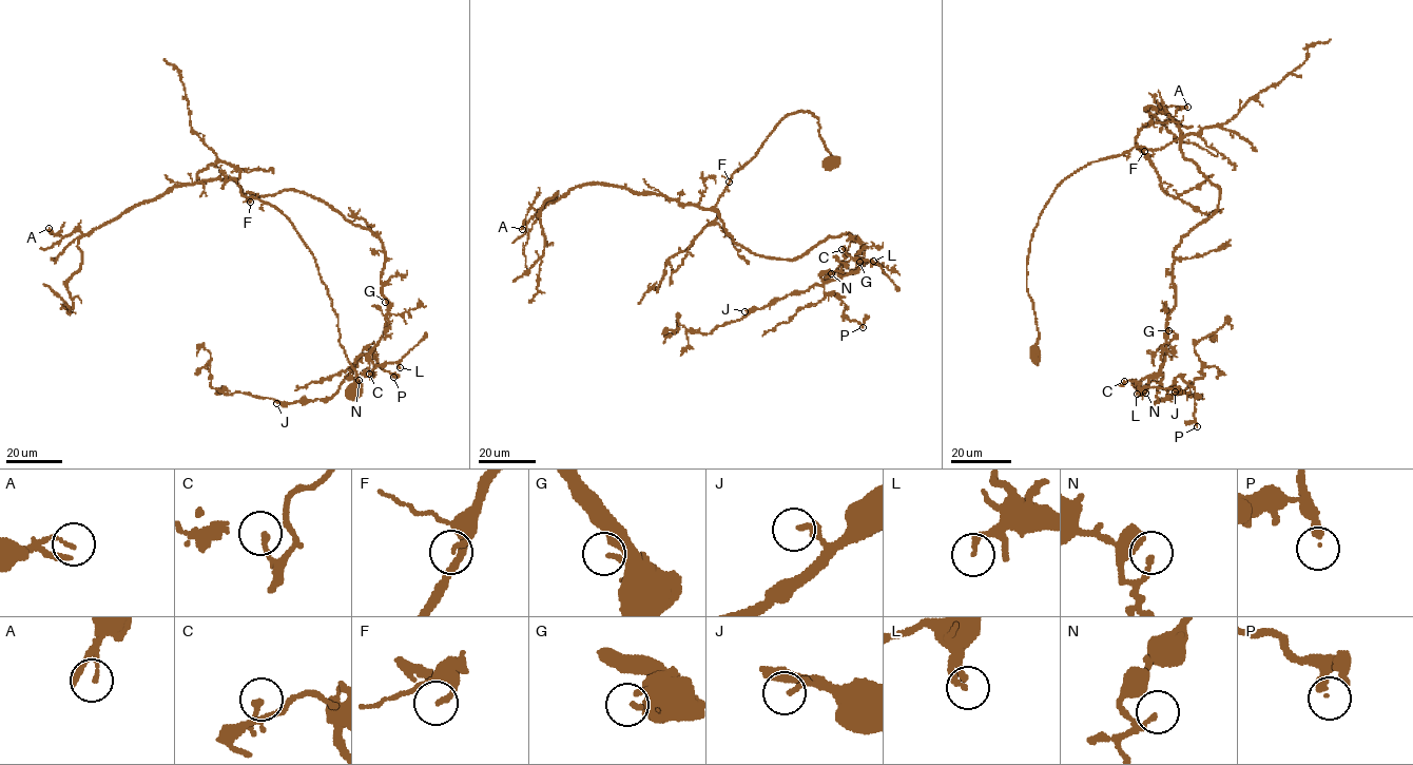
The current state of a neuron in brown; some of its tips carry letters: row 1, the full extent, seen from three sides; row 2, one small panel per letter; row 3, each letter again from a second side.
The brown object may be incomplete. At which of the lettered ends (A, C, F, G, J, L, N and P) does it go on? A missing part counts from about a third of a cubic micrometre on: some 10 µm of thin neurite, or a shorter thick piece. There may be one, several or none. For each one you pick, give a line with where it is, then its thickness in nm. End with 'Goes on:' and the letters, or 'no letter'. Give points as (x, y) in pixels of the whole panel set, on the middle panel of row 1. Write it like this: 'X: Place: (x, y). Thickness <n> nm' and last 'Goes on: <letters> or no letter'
P: Place: (863, 327). Thickness 240 nm
Goes on: P

